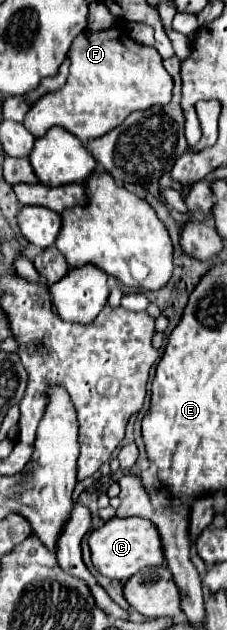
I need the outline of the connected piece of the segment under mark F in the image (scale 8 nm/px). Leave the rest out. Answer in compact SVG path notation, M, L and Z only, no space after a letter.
M103 30L103 32L81 32L69 52L71 58L71 68L69 68L69 78L67 84L57 90L45 94L33 108L31 114L27 114L23 126L35 136L41 138L49 128L61 126L67 132L75 134L81 142L95 140L115 126L119 126L131 112L135 110L149 110L151 106L163 106L171 100L171 90L173 90L173 80L169 72L161 64L161 56L155 48L147 48L137 44L125 30Z

